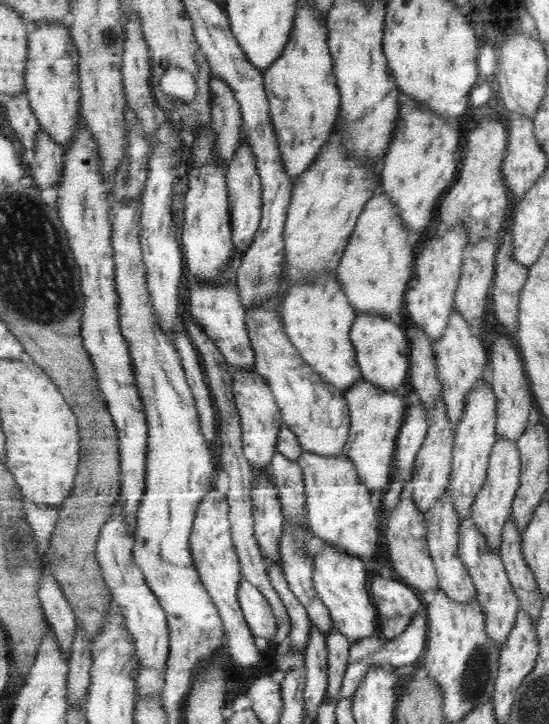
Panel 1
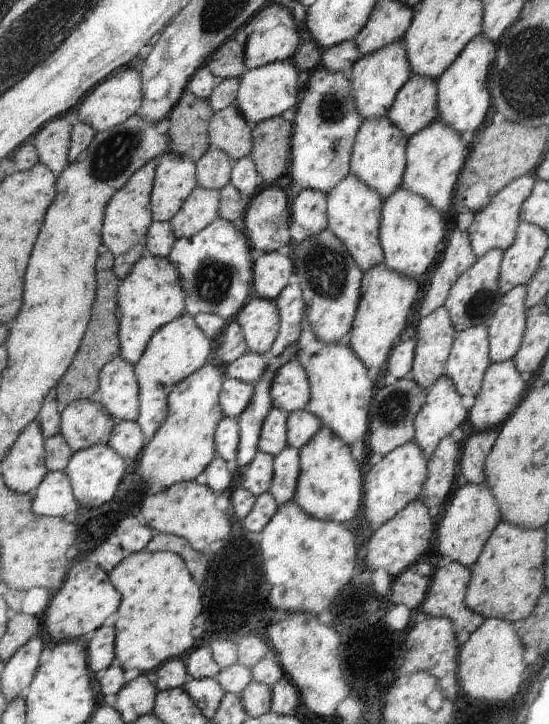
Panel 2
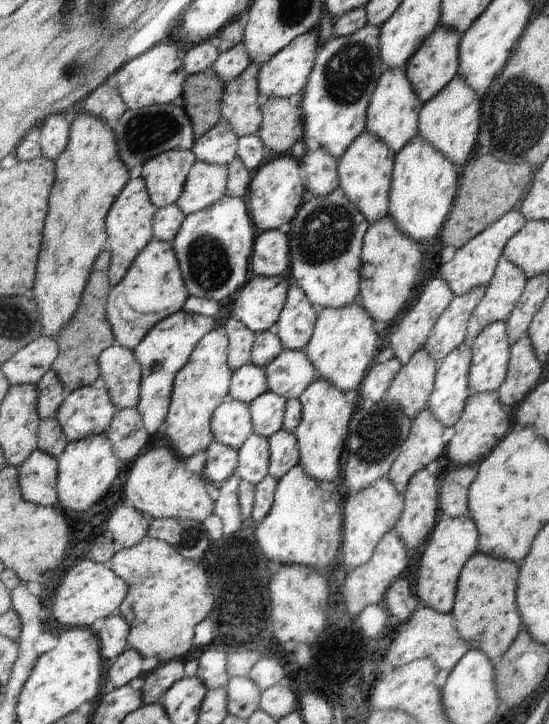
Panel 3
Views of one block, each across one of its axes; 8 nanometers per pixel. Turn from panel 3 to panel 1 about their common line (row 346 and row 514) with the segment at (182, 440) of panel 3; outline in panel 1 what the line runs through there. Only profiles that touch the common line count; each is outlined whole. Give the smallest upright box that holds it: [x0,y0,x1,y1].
[190,491,261,672]

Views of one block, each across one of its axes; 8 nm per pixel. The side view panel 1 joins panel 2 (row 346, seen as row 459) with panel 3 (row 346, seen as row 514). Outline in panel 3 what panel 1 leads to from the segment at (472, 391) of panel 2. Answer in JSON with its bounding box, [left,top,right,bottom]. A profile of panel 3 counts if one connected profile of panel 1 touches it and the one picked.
[429,342,474,427]

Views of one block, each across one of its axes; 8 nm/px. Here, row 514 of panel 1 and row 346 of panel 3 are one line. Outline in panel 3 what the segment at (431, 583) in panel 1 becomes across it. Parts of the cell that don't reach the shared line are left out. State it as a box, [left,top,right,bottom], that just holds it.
[388,277,455,365]

